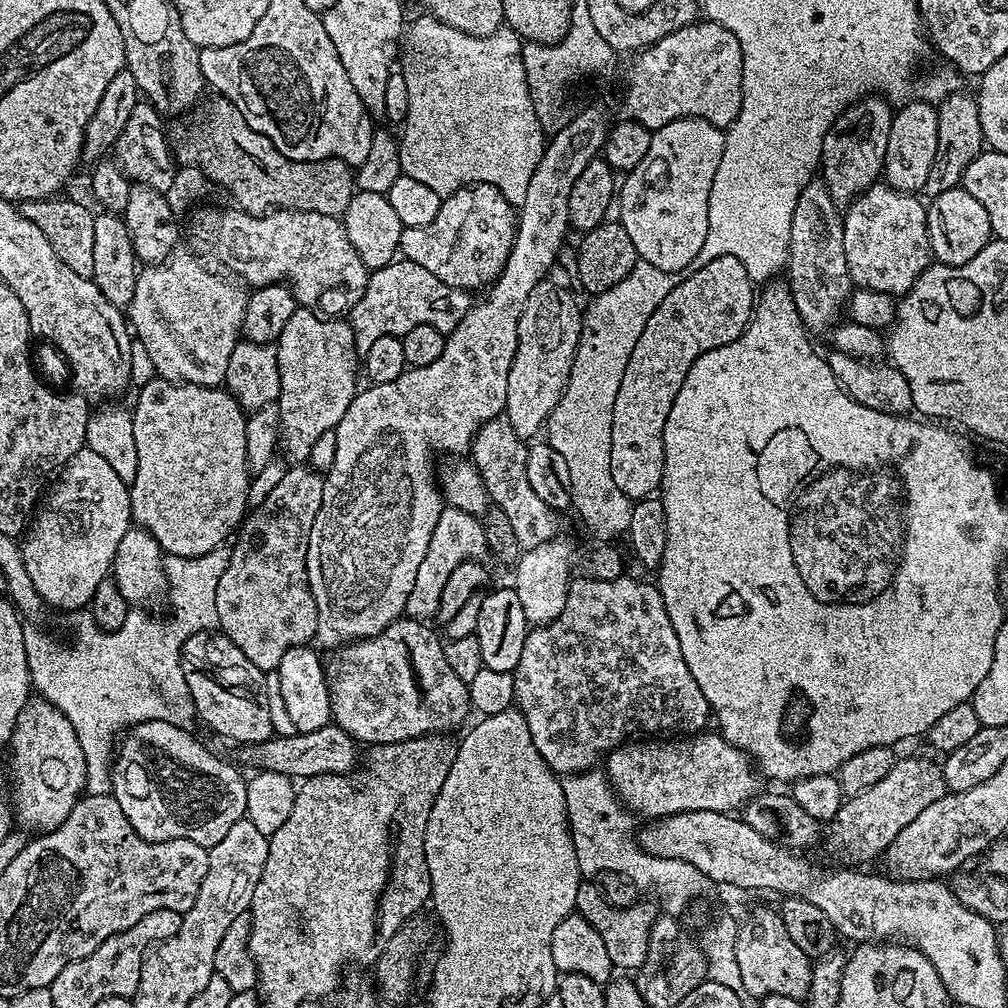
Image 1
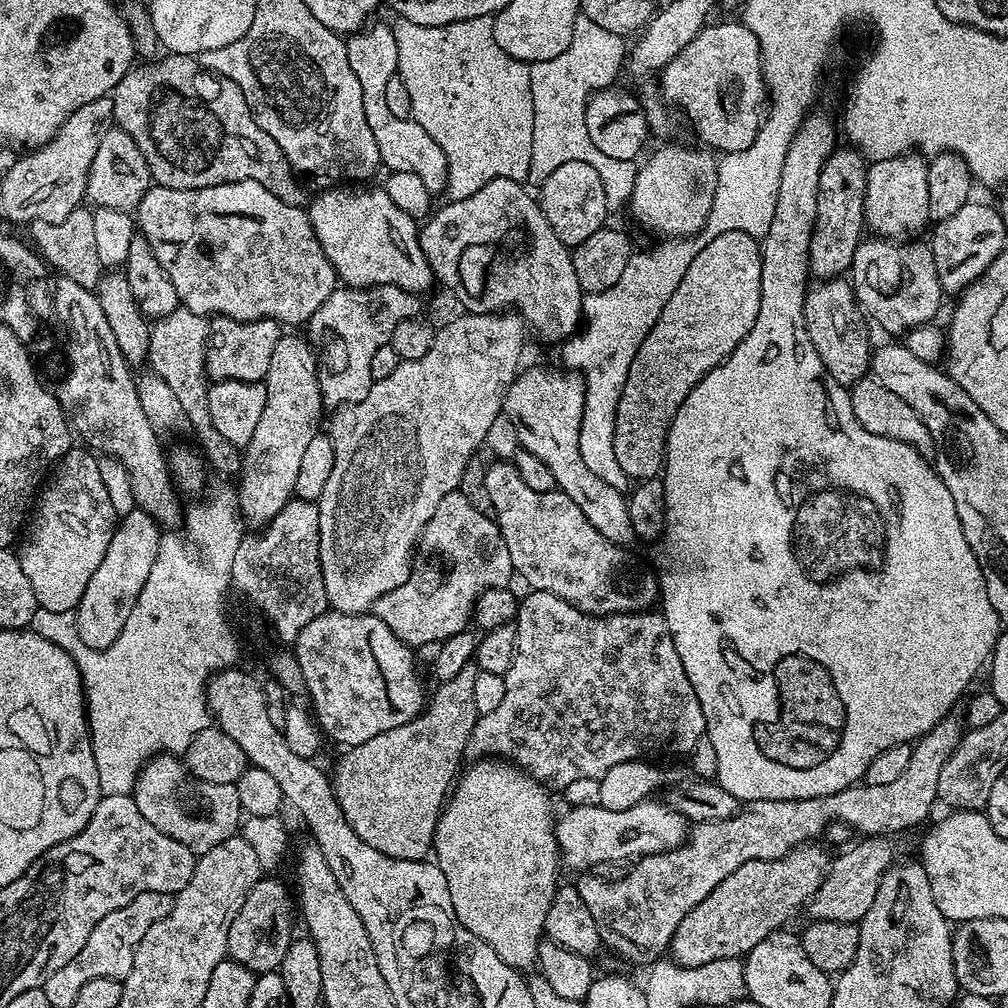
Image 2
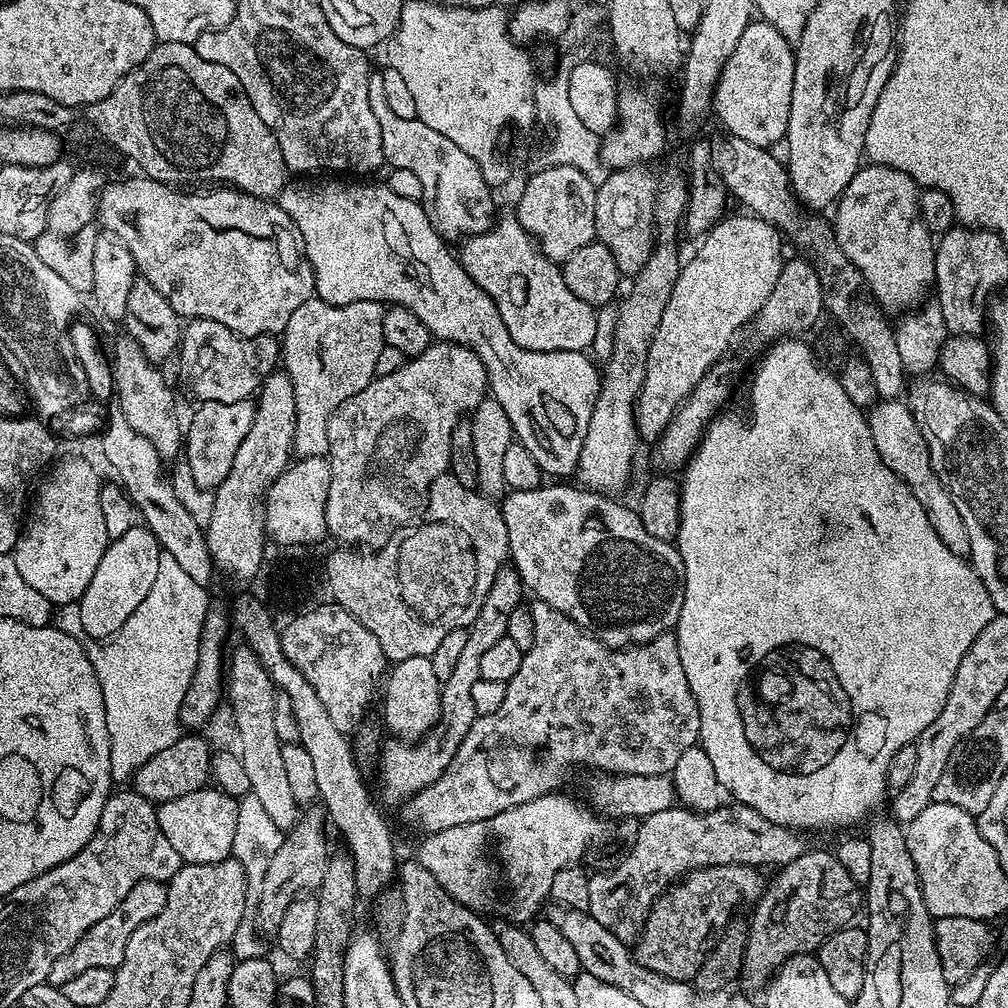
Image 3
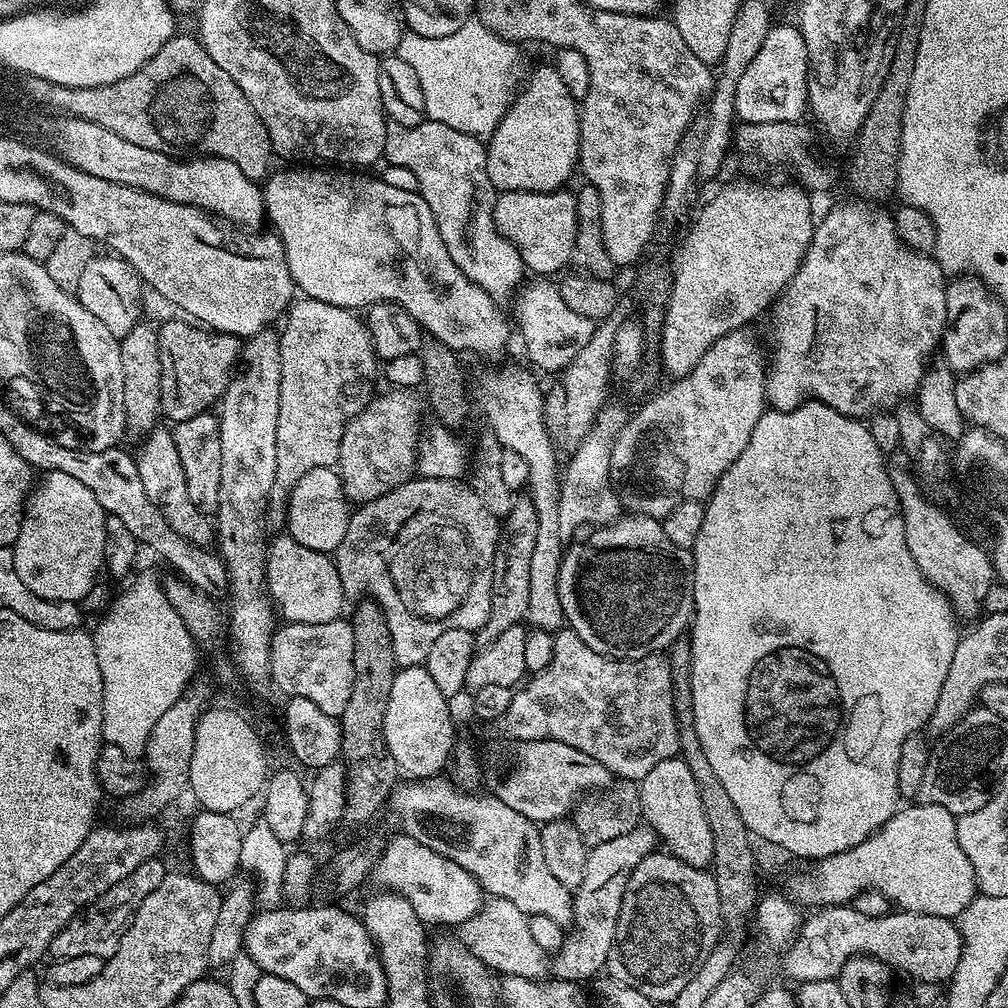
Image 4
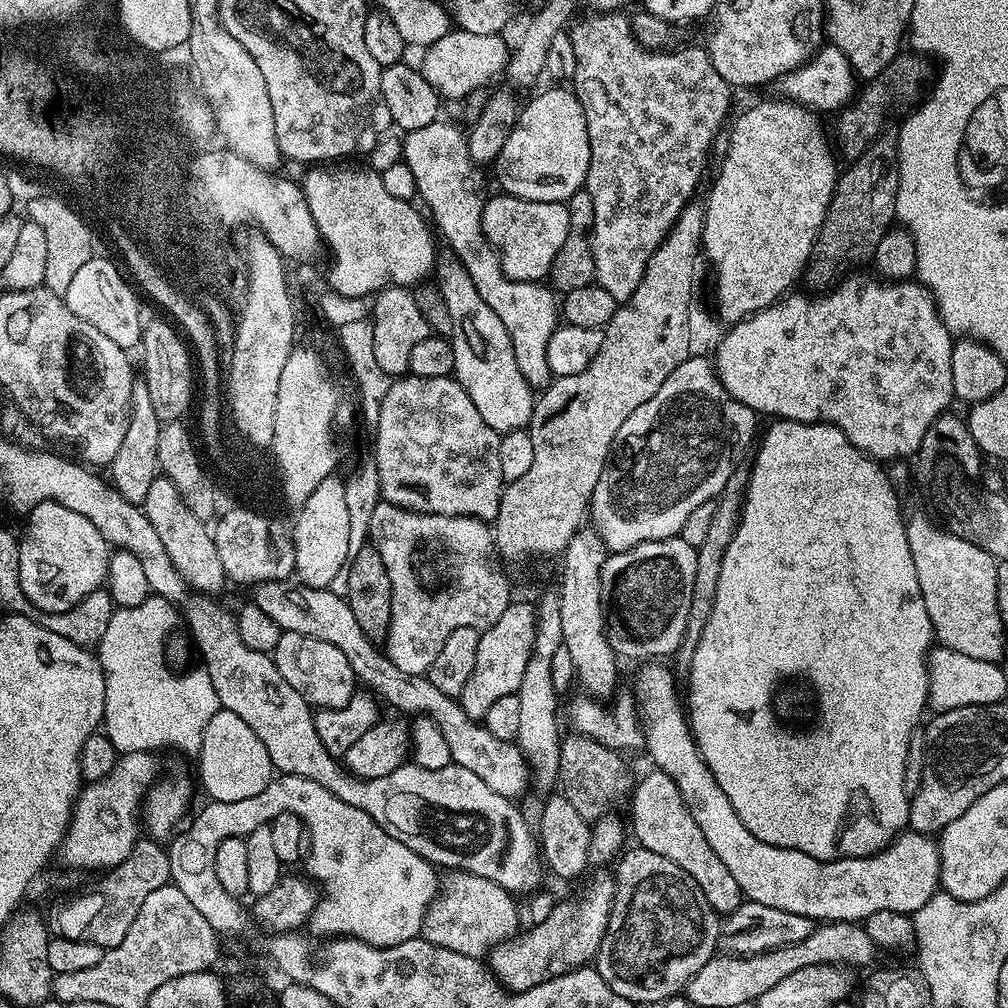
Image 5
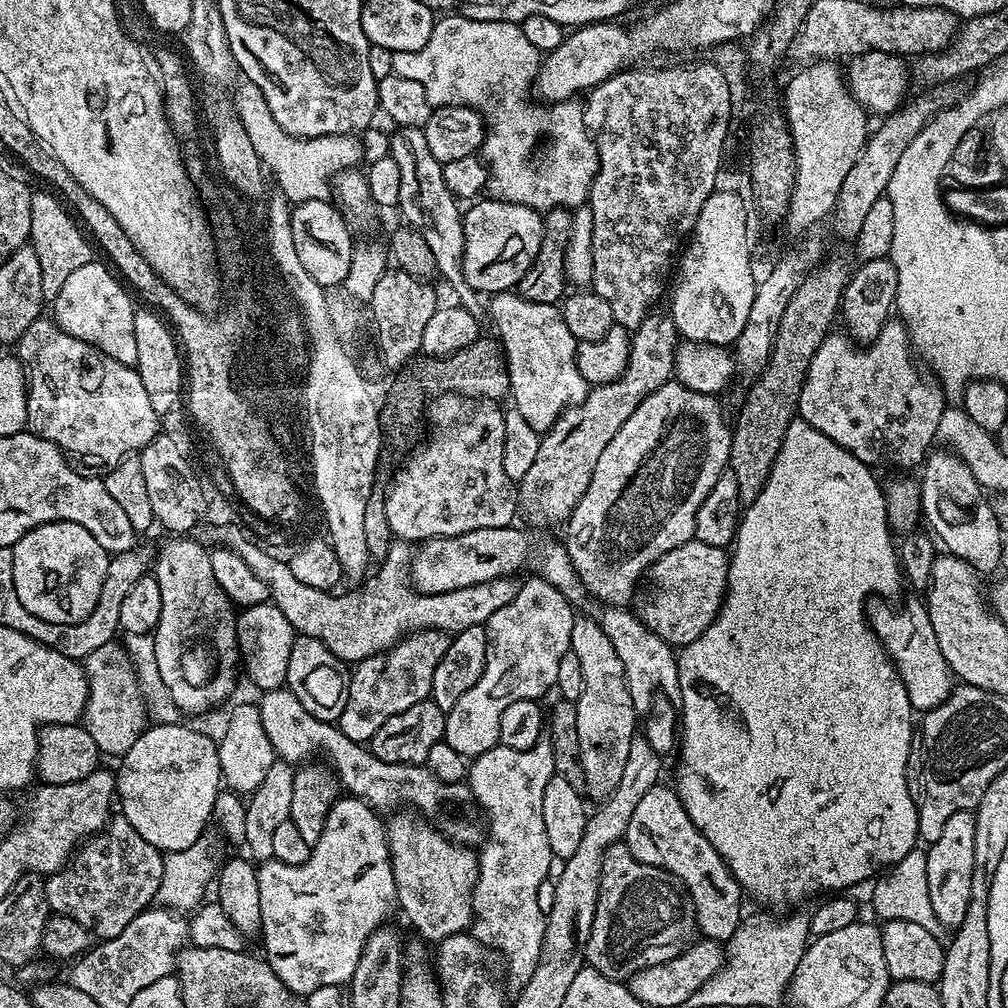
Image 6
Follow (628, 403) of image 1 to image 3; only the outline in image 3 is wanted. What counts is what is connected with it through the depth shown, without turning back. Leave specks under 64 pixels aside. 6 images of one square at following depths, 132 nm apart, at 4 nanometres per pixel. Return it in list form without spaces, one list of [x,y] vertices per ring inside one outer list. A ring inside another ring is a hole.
[[[744,214],[746,216],[725,215],[717,220],[716,225],[699,241],[700,249],[693,254],[692,257],[683,261],[678,278],[674,282],[674,290],[670,290],[670,298],[666,302],[666,310],[662,310],[662,318],[658,322],[658,330],[654,330],[654,338],[650,342],[650,350],[646,358],[646,372],[644,381],[640,387],[640,395],[636,398],[636,431],[641,441],[649,440],[655,442],[660,439],[660,435],[666,430],[666,426],[674,418],[674,414],[680,409],[680,405],[688,399],[688,395],[694,390],[694,386],[698,386],[698,382],[702,382],[702,378],[708,373],[717,362],[725,359],[728,347],[732,344],[732,339],[736,336],[736,331],[740,327],[751,325],[752,319],[758,314],[758,310],[762,308],[766,302],[766,298],[770,298],[770,290],[774,290],[774,282],[778,282],[778,274],[782,267],[782,255],[780,256],[780,236],[782,232],[779,227],[768,224],[762,218],[753,214]]]

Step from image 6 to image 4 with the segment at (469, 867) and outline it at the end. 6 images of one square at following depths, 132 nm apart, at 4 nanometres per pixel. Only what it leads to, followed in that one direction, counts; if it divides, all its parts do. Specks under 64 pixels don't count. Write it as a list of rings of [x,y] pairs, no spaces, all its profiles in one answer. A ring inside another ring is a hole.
[[[488,898],[481,903],[474,918],[458,926],[458,939],[467,946],[470,954],[474,954],[474,958],[481,960],[493,973],[501,977],[521,976],[527,980],[543,981],[549,975],[550,964],[546,959],[546,952],[534,942],[527,918],[528,915],[518,910],[514,902]]]

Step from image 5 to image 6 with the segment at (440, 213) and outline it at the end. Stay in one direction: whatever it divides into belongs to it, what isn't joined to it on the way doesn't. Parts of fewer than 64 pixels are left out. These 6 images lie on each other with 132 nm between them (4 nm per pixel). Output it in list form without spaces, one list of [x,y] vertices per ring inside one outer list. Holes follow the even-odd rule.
[[[512,290],[495,293],[491,300],[495,335],[502,345],[508,369],[510,400],[516,403],[514,410],[522,414],[536,432],[543,434],[564,409],[581,404],[588,397],[590,385],[578,374],[576,365],[578,342],[555,304],[530,302]]]

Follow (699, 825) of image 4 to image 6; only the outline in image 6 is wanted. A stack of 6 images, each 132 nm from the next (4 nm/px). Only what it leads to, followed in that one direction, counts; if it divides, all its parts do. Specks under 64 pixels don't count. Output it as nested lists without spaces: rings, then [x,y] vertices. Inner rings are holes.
[[[663,783],[654,785],[646,790],[646,795],[640,799],[638,806],[630,818],[630,826],[626,826],[626,834],[623,843],[627,844],[630,854],[638,858],[638,862],[646,862],[650,866],[658,866],[670,874],[674,874],[686,886],[689,896],[692,898],[692,905],[696,911],[696,926],[701,937],[717,942],[726,942],[738,930],[742,919],[740,912],[740,896],[742,889],[734,874],[726,866],[724,859],[710,846],[708,839],[701,834],[690,822],[690,814],[686,814],[684,800],[672,788],[664,788]]]

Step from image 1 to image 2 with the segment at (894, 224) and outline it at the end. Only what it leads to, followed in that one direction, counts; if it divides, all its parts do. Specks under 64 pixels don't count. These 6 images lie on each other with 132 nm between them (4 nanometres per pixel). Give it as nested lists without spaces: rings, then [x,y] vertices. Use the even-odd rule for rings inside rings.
[[[864,238],[854,250],[850,269],[853,294],[864,312],[872,320],[876,319],[881,330],[889,332],[892,338],[907,334],[912,328],[933,323],[940,312],[940,303],[946,299],[944,287],[938,282],[934,254],[931,247],[922,241],[920,238],[907,242]]]

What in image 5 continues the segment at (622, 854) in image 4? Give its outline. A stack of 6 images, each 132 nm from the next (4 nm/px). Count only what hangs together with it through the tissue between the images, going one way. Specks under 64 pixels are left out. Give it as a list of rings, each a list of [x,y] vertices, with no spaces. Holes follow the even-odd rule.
[[[611,871],[597,872],[600,873],[589,882],[588,889],[581,896],[572,896],[564,901],[561,899],[553,906],[550,918],[541,924],[531,925],[525,936],[520,934],[511,940],[503,940],[492,948],[492,975],[509,993],[525,992],[551,976],[561,976],[573,968],[582,968],[595,961],[596,951],[602,946],[602,938],[608,932],[608,919],[616,889]]]

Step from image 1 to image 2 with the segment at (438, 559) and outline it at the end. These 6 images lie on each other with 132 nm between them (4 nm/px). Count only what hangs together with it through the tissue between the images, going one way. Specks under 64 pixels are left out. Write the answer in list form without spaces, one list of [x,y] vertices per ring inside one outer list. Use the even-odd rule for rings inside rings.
[[[460,491],[446,494],[446,498],[438,502],[438,510],[434,510],[434,518],[430,518],[428,525],[436,532],[438,544],[458,562],[456,574],[462,578],[462,588],[460,592],[452,590],[444,596],[444,580],[438,582],[434,576],[422,576],[420,580],[412,580],[378,598],[374,605],[375,616],[409,646],[440,643],[465,631],[473,619],[476,599],[491,588],[509,587],[508,579],[514,576],[510,550],[506,550],[506,542],[495,519],[476,510]]]

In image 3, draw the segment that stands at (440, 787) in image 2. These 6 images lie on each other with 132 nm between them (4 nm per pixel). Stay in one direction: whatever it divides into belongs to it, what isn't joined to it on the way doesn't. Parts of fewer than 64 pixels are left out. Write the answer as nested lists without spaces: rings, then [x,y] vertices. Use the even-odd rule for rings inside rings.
[[[512,566],[498,570],[486,598],[482,602],[482,610],[478,610],[478,618],[469,624],[466,643],[454,666],[450,678],[442,681],[440,690],[440,717],[426,735],[415,742],[392,738],[381,747],[378,753],[380,760],[380,796],[388,804],[403,805],[404,801],[416,795],[426,786],[430,786],[450,766],[454,754],[458,754],[458,746],[462,746],[462,738],[470,734],[470,726],[476,721],[474,710],[474,682],[480,679],[480,667],[486,650],[491,650],[501,638],[508,635],[506,622],[510,620],[511,611],[521,607],[520,592],[522,585],[520,575]]]

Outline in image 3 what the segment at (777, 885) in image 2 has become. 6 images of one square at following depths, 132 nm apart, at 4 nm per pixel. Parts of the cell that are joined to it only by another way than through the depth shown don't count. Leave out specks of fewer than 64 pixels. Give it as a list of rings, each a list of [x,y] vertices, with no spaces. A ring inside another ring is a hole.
[[[719,864],[709,868],[700,868],[689,872],[687,876],[676,881],[667,892],[656,897],[656,902],[644,921],[644,929],[634,945],[634,955],[639,964],[654,974],[662,974],[671,980],[691,981],[696,971],[702,966],[708,952],[716,945],[724,927],[737,915],[739,904],[755,905],[764,893],[765,877],[760,877],[755,867],[747,864]]]

